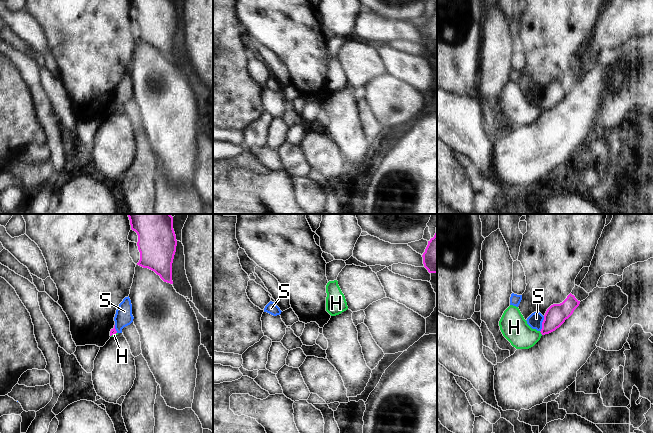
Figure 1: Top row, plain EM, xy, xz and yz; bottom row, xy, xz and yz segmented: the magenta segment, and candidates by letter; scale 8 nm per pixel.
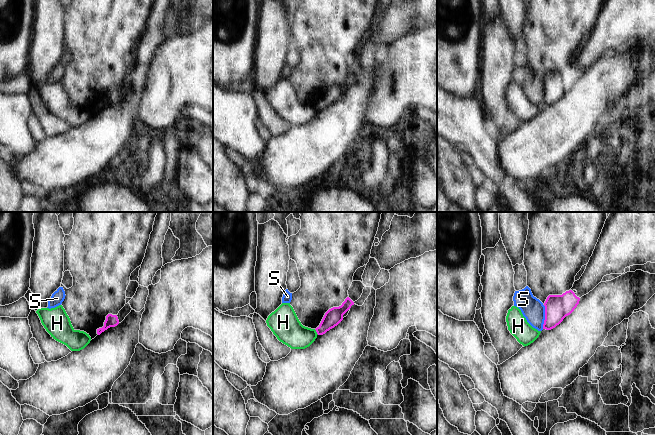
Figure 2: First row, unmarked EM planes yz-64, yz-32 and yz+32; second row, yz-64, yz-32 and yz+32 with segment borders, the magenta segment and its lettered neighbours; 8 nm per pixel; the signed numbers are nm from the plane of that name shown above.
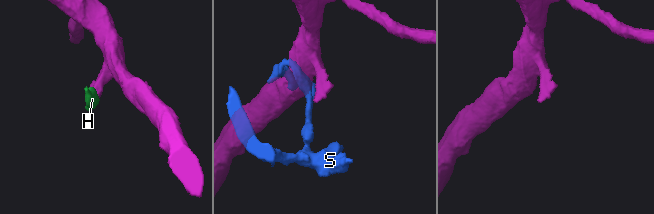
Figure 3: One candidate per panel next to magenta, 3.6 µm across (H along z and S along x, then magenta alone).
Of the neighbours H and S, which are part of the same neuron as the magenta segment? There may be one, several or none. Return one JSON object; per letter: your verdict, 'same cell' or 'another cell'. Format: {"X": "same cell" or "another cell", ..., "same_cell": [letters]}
{"H": "another cell", "S": "another cell", "same_cell": []}

